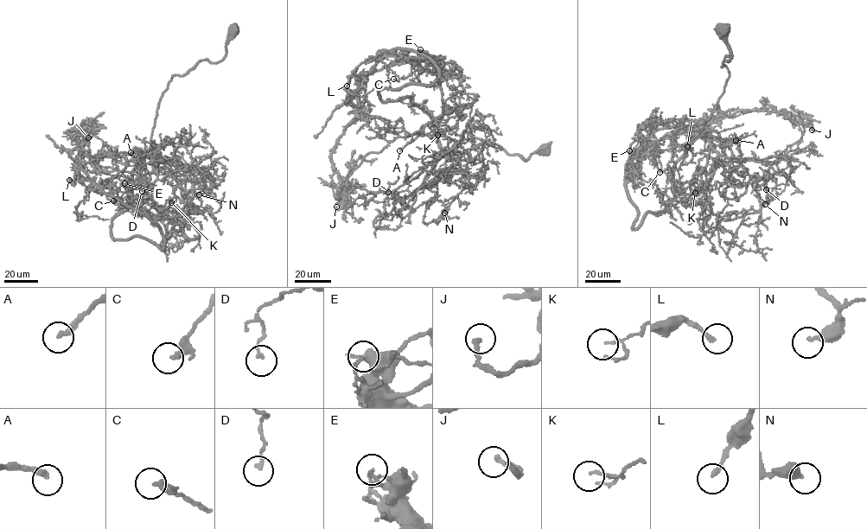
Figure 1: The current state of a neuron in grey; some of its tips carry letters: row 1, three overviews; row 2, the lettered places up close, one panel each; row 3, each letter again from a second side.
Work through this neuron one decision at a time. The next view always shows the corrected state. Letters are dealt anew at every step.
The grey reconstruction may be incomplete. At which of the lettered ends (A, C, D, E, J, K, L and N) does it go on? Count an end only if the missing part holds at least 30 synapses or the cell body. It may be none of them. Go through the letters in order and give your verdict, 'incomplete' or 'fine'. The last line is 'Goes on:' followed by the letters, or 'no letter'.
A: incomplete
C: fine
D: fine
E: fine
J: fine
K: fine
L: fine
N: fine
Goes on: A

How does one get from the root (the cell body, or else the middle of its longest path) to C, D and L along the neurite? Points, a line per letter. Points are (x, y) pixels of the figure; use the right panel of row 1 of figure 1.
C: (722, 32), (729, 77), (703, 130), (656, 129), (638, 152), (638, 161), (655, 152), (659, 172)
D: (722, 32), (730, 58), (721, 66), (729, 77), (704, 134), (720, 155), (776, 162), (766, 189)
L: (722, 32), (729, 77), (703, 130), (655, 130), (650, 122), (679, 130), (673, 148), (687, 146)

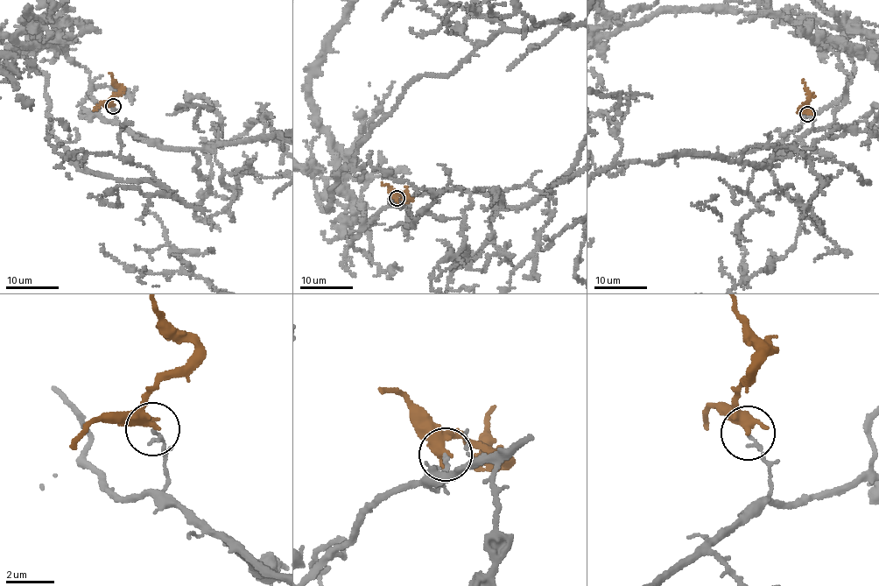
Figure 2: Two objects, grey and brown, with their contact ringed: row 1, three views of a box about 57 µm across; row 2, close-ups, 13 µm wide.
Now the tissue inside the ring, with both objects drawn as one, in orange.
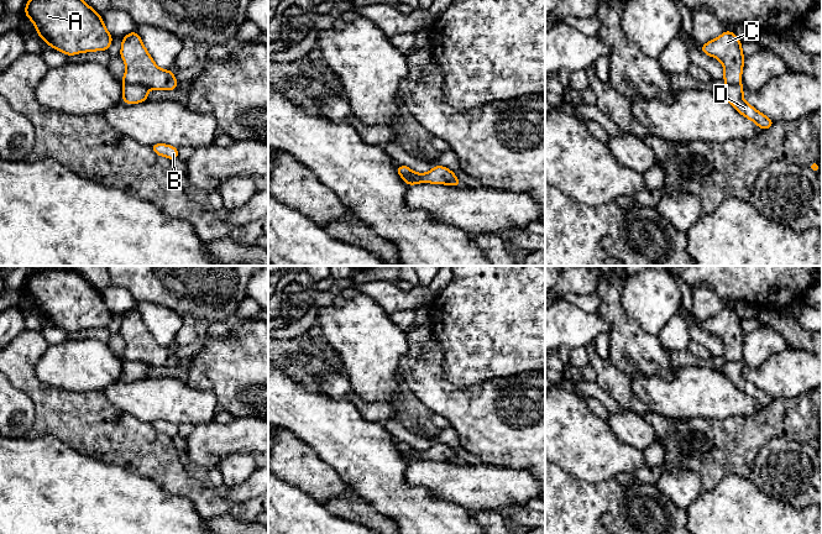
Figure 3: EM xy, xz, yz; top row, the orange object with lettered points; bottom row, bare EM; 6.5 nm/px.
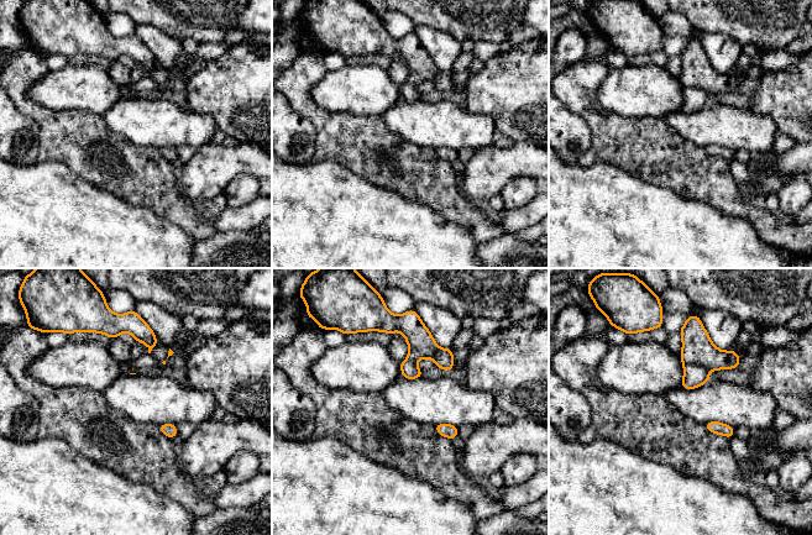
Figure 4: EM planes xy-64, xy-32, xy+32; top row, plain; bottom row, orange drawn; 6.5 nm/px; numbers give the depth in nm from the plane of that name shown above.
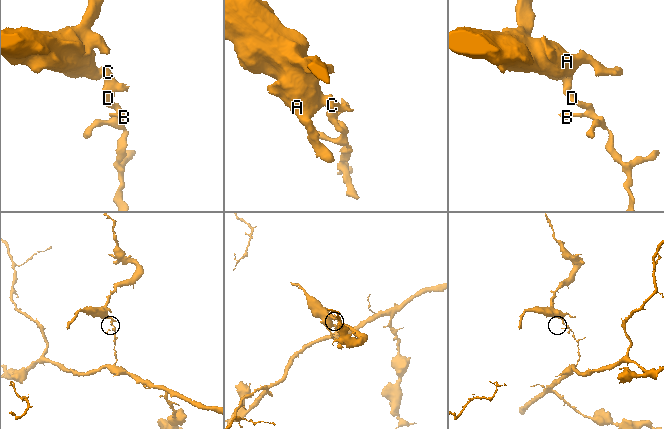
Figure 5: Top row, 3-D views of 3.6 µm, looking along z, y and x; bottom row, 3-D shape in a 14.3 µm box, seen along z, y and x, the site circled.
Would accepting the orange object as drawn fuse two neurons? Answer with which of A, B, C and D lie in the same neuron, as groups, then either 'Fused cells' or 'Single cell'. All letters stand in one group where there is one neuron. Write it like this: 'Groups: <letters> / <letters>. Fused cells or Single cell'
Groups: A C / B D. Fused cells

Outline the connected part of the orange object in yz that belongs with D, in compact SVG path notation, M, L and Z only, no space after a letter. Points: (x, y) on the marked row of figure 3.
M726 83L722 95L726 98L727 101L729 101L734 106L734 109L739 114L755 122L761 130L770 129L775 122L764 114L759 112L756 109L754 109L750 104L748 104L743 99L743 90L744 88L740 83Z

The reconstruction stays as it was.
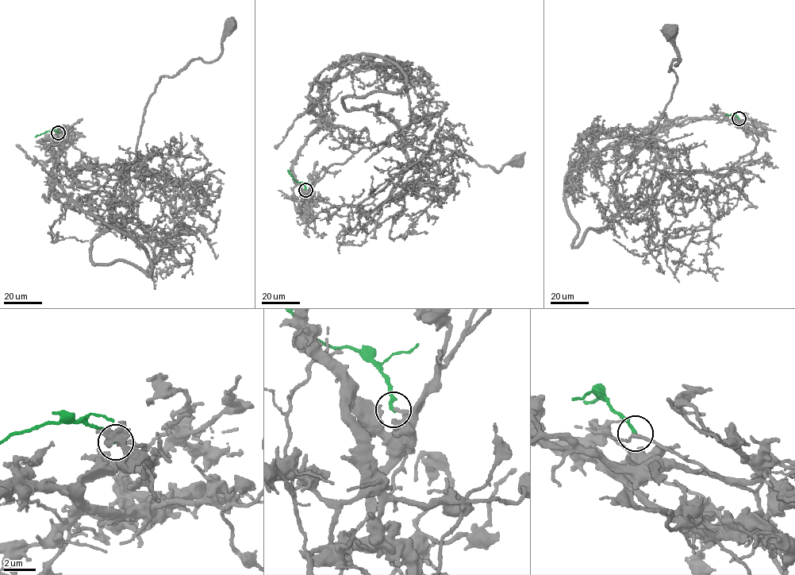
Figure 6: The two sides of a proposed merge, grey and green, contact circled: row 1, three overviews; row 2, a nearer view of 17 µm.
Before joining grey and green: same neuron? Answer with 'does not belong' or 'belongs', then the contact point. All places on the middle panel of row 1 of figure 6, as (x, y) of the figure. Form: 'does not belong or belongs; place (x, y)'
belongs; place (305, 190)

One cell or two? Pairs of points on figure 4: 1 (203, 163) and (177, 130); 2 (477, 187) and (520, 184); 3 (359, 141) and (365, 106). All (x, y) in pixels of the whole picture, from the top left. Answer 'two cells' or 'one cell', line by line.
1: two cells
2: two cells
3: two cells

